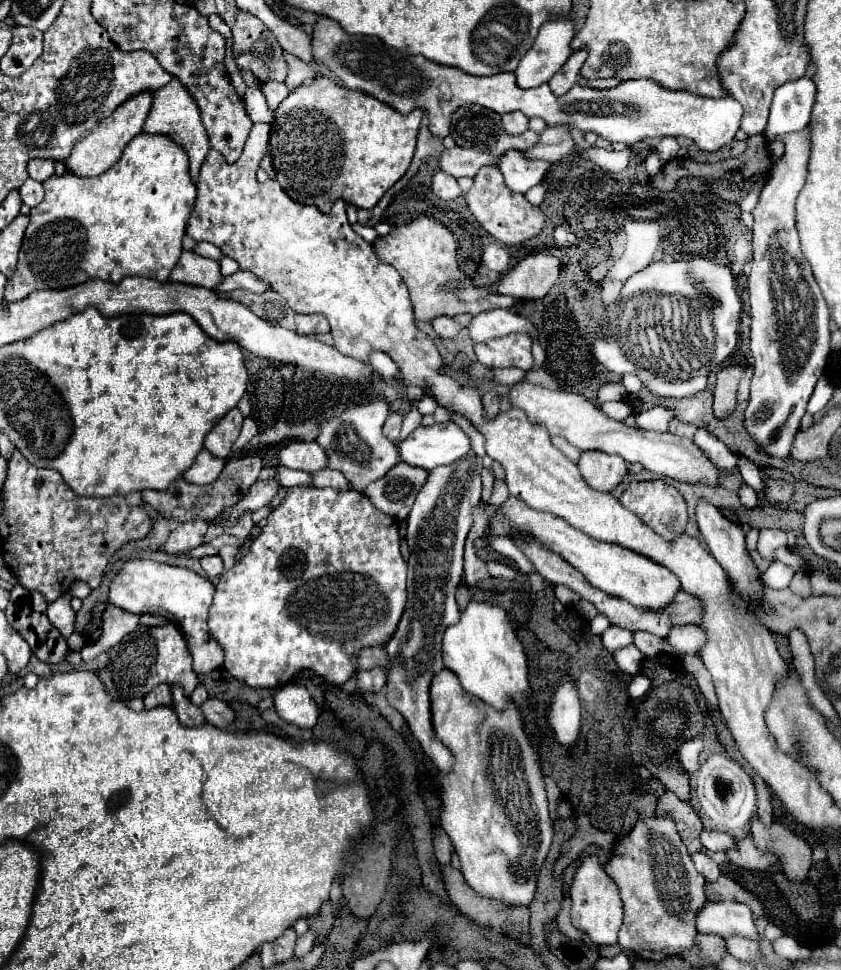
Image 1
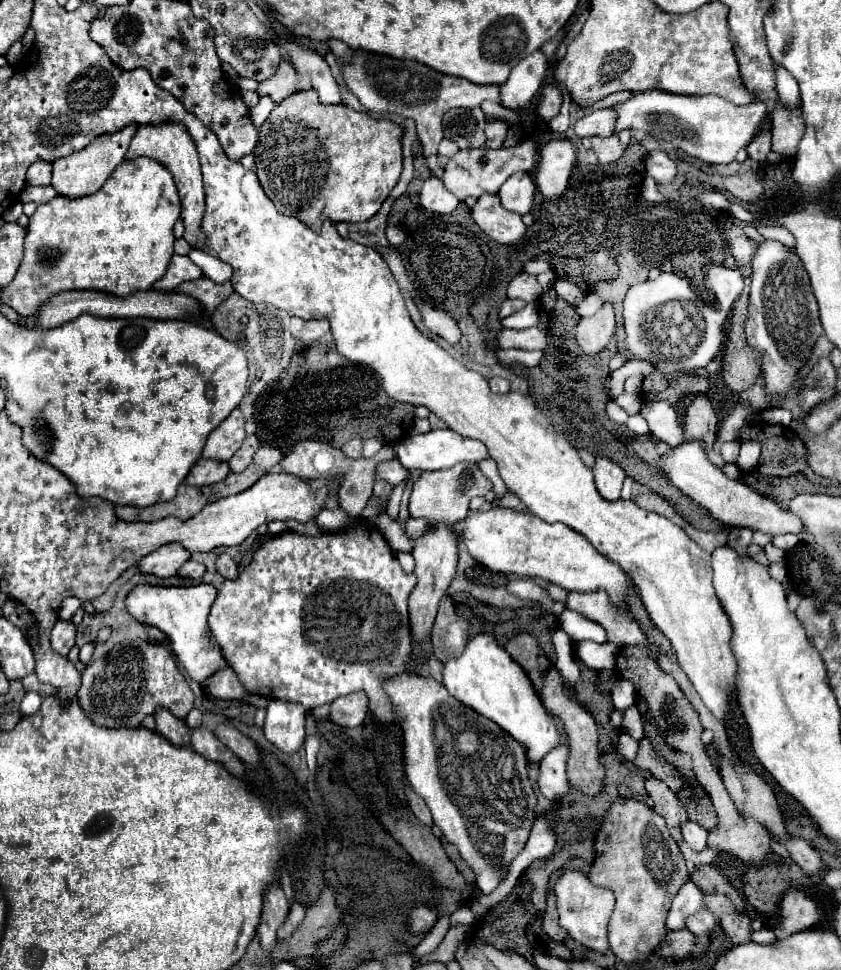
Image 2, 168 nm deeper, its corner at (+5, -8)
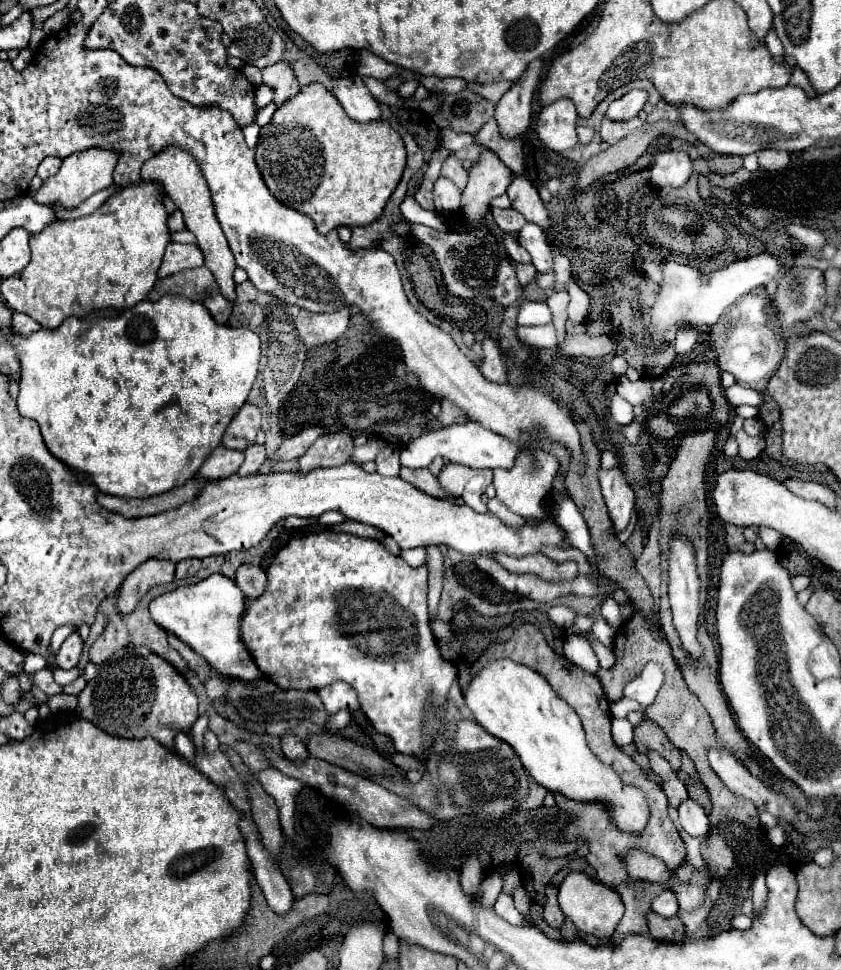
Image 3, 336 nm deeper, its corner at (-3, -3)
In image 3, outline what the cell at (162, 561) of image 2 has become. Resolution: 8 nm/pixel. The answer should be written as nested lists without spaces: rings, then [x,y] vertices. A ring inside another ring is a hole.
[[[150,559],[136,567],[120,585],[118,599],[116,599],[116,609],[120,615],[132,613],[136,605],[142,601],[142,597],[148,593],[148,589],[156,585],[166,585],[174,579],[174,563],[170,561],[158,561]]]

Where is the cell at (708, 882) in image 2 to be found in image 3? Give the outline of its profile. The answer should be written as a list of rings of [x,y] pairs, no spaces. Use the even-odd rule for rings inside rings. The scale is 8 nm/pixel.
[[[712,827],[708,839],[702,843],[702,857],[706,859],[708,871],[714,879],[724,877],[732,869],[734,855],[732,849],[722,839],[722,835],[718,833],[718,827]]]

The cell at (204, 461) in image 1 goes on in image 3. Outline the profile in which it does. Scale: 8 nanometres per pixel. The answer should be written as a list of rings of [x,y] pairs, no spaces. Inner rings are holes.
[[[216,447],[208,459],[204,461],[204,465],[198,471],[198,477],[202,479],[226,479],[234,473],[238,473],[238,467],[244,463],[244,451],[236,451],[236,449],[226,449],[226,447]]]

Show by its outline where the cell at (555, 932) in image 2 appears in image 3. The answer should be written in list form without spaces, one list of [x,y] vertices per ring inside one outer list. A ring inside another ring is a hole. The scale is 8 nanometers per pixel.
[[[548,885],[546,887],[546,903],[544,903],[544,921],[554,927],[554,929],[560,929],[562,923],[564,923],[564,915],[558,907],[558,889],[554,885]]]

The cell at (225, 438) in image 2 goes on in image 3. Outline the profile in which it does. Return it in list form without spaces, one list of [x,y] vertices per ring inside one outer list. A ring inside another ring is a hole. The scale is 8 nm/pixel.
[[[246,403],[232,419],[232,423],[228,425],[224,437],[222,437],[222,445],[230,447],[230,449],[240,449],[244,451],[246,447],[250,447],[256,439],[256,433],[260,431],[260,409],[252,403]]]

